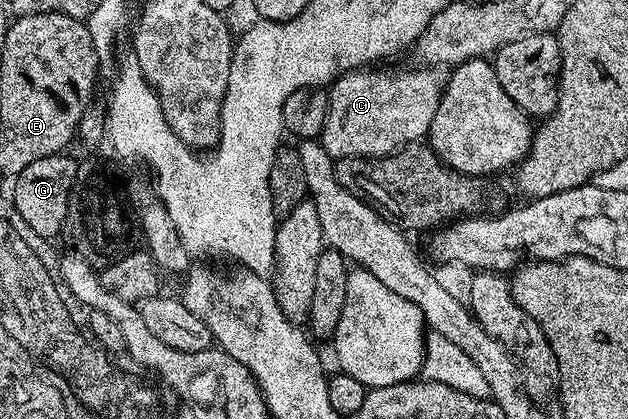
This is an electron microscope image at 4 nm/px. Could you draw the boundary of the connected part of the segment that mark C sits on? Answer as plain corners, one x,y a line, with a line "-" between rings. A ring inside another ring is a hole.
379,68
340,74
330,83
329,112
321,143
325,152
334,160
385,158
430,135
441,93
441,82
431,75
434,73
427,68
395,70
392,74
375,69

